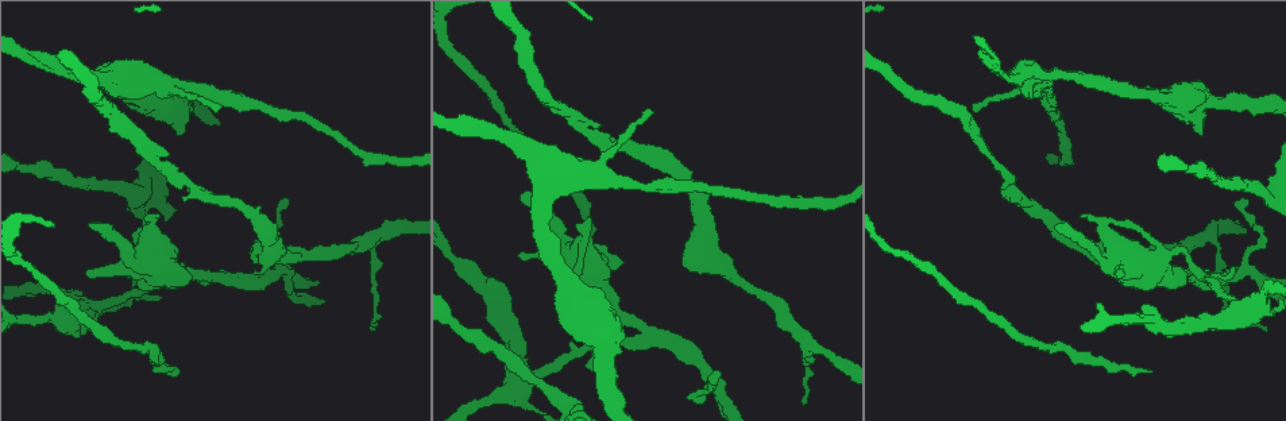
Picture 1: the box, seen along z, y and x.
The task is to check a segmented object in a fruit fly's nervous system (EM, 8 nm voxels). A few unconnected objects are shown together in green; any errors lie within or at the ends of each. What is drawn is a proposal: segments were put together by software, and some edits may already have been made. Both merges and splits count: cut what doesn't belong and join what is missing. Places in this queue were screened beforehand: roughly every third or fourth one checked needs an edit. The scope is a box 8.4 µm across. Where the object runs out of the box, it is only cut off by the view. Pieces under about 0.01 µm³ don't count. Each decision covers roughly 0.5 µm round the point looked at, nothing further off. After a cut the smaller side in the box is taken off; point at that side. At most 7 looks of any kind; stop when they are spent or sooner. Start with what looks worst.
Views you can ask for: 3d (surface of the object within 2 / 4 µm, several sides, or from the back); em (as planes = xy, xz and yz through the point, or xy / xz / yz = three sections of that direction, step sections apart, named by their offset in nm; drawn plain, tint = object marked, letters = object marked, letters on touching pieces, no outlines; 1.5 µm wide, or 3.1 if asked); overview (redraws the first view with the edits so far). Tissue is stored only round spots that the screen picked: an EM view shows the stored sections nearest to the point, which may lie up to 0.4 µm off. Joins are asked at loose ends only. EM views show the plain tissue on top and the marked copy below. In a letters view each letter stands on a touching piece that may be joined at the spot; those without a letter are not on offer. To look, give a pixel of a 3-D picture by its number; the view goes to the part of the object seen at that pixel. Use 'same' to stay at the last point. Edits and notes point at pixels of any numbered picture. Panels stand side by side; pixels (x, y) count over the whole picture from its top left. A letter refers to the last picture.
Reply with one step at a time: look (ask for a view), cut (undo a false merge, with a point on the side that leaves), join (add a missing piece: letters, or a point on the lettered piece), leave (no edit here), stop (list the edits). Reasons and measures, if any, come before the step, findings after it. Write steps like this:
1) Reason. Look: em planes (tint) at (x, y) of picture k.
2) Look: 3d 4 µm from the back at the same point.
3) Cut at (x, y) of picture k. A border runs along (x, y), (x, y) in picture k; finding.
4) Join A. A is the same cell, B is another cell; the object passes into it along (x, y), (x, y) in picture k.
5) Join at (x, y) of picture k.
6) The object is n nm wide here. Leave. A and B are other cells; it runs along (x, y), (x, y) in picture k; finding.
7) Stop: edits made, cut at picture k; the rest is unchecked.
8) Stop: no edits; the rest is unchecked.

Long arm stops here. Look: em xz step 8 (letters) at (1151, 371) of picture 1.

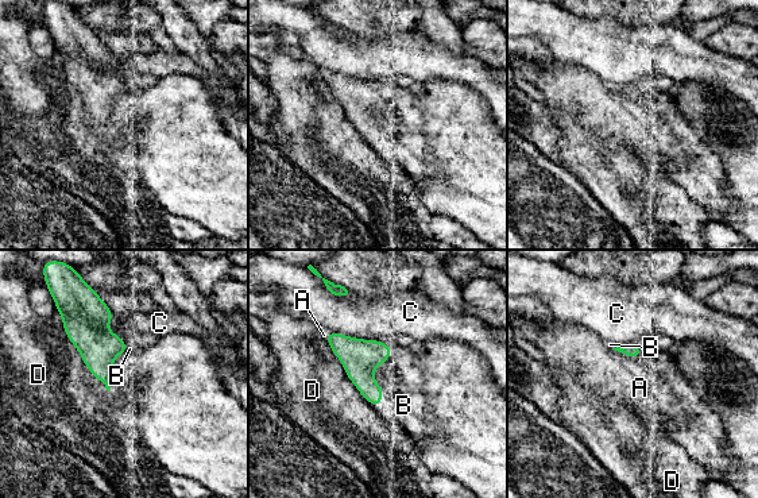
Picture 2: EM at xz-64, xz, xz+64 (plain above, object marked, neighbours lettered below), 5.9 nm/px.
Another direction. Look: em planes (letters) at the same point.

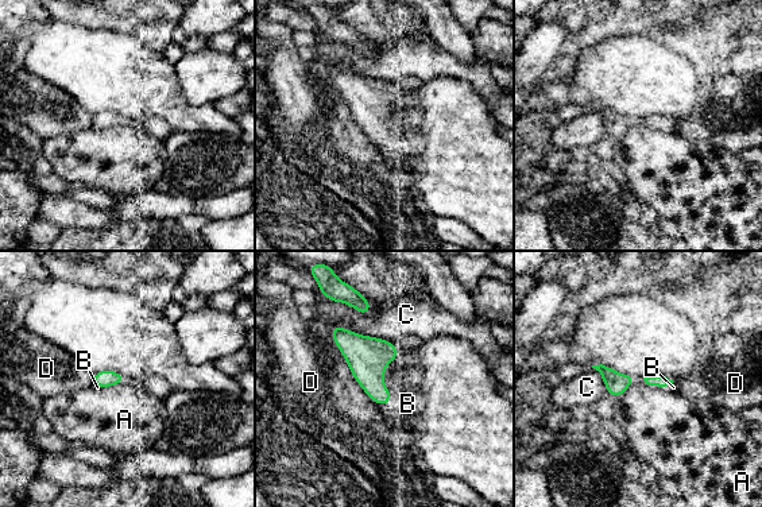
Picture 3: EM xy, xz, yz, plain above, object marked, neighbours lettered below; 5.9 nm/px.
Join at (407, 403) of picture 3. B is the same cell, A, C and D are other cells; the neuron continues.

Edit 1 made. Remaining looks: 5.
Redraw. Look: overview.

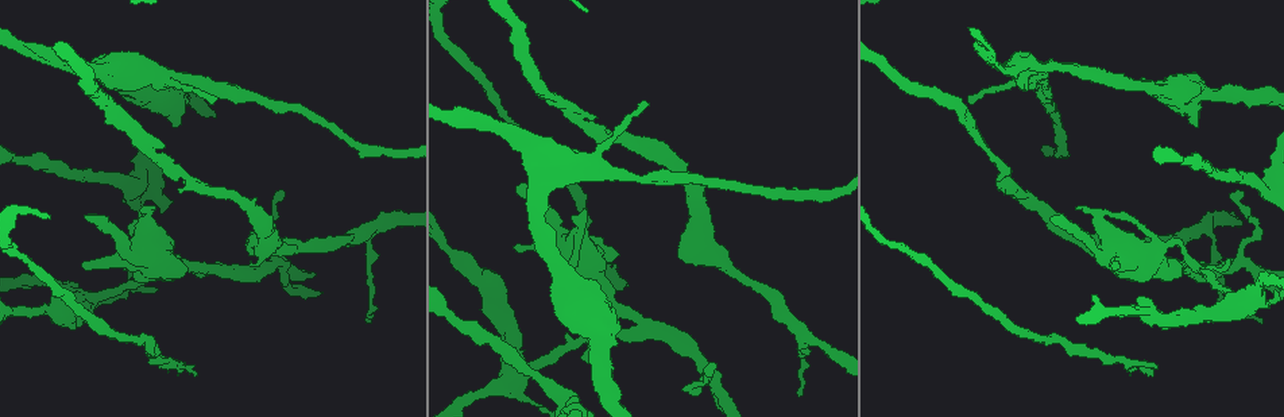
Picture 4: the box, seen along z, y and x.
Thin end. Look: 3d 4 µm at (802, 393) of picture 4.

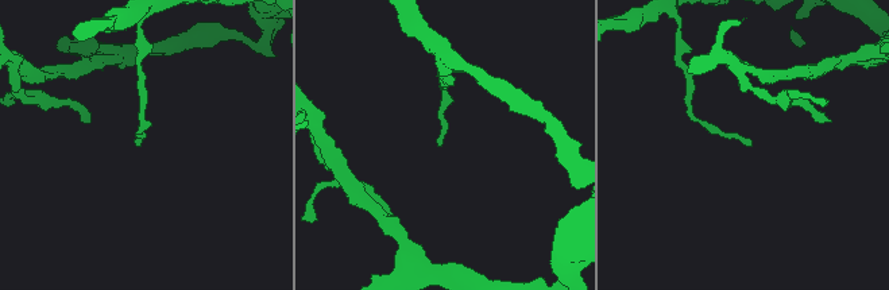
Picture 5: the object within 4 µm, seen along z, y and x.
Need the tissue. Look: em planes (letters) at (750, 143) of picture 5.

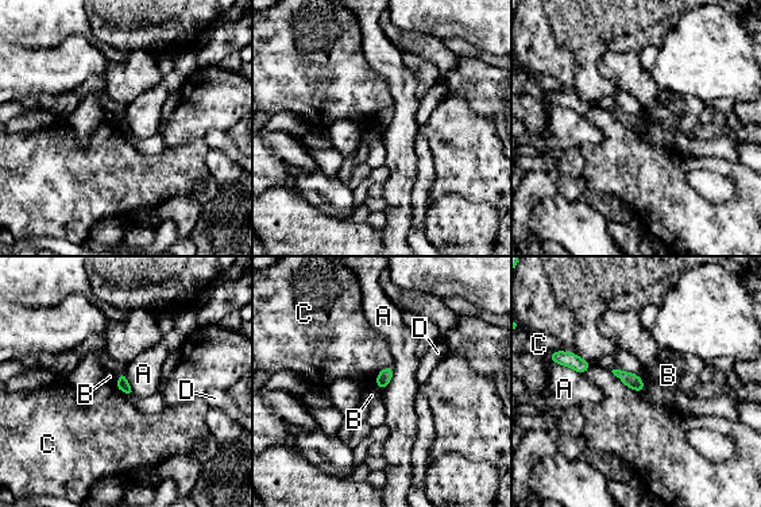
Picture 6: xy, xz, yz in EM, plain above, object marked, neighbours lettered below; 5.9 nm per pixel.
The longest contact is with C, 240 nm. Leave. A, B, C and D are other cells; no lettered piece goes on from it.

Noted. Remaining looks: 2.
Stop: edits made, join at picture 3; the rest is unchecked.

